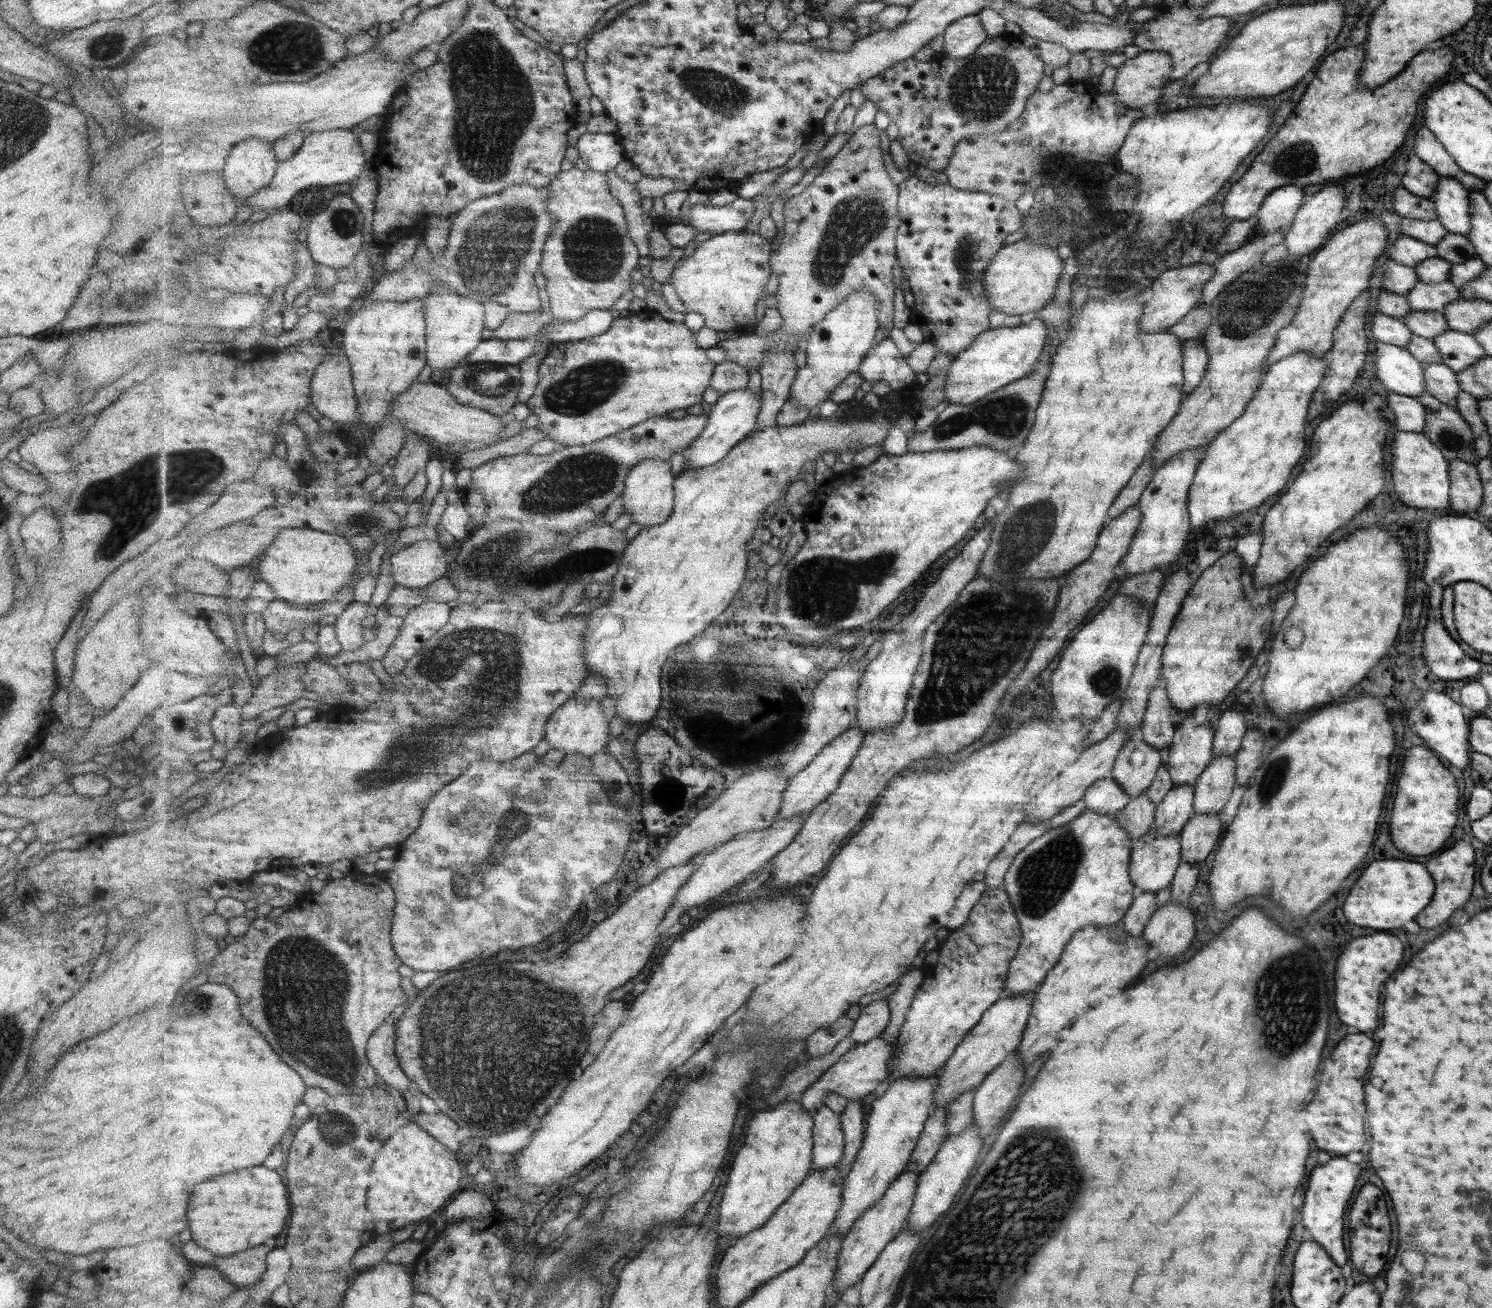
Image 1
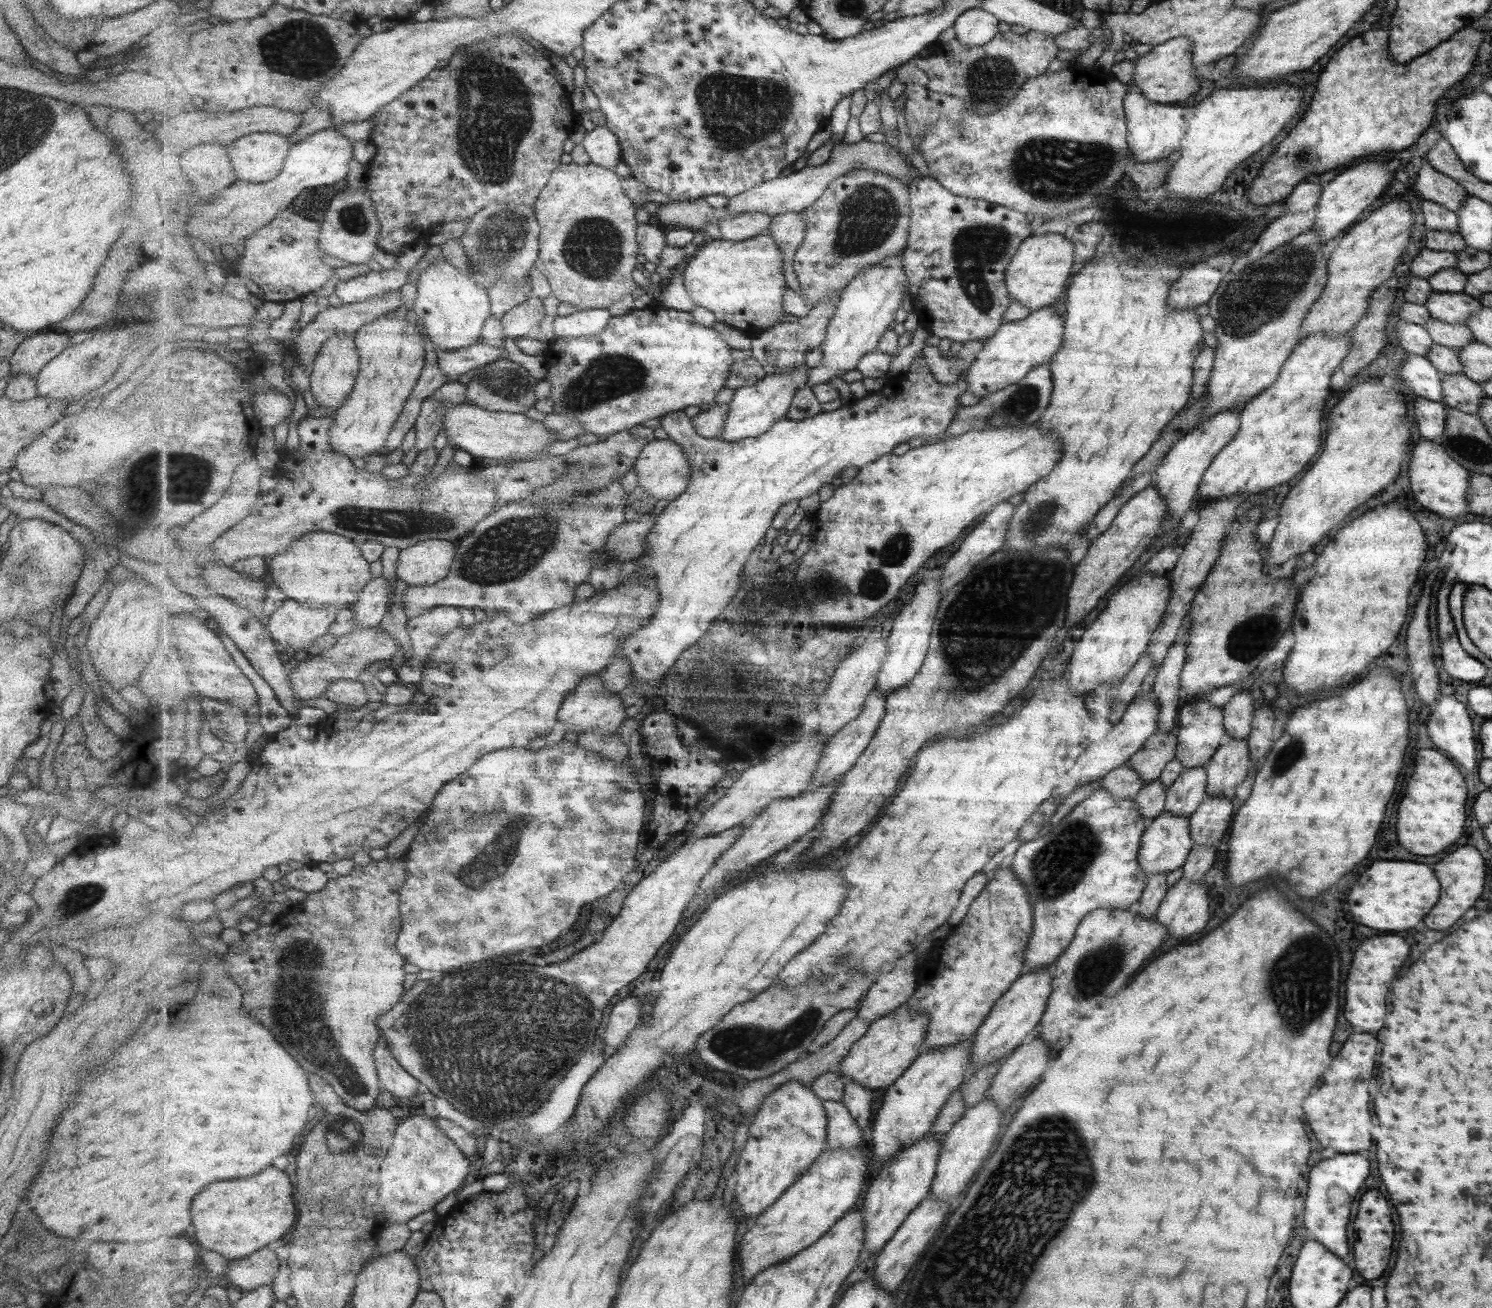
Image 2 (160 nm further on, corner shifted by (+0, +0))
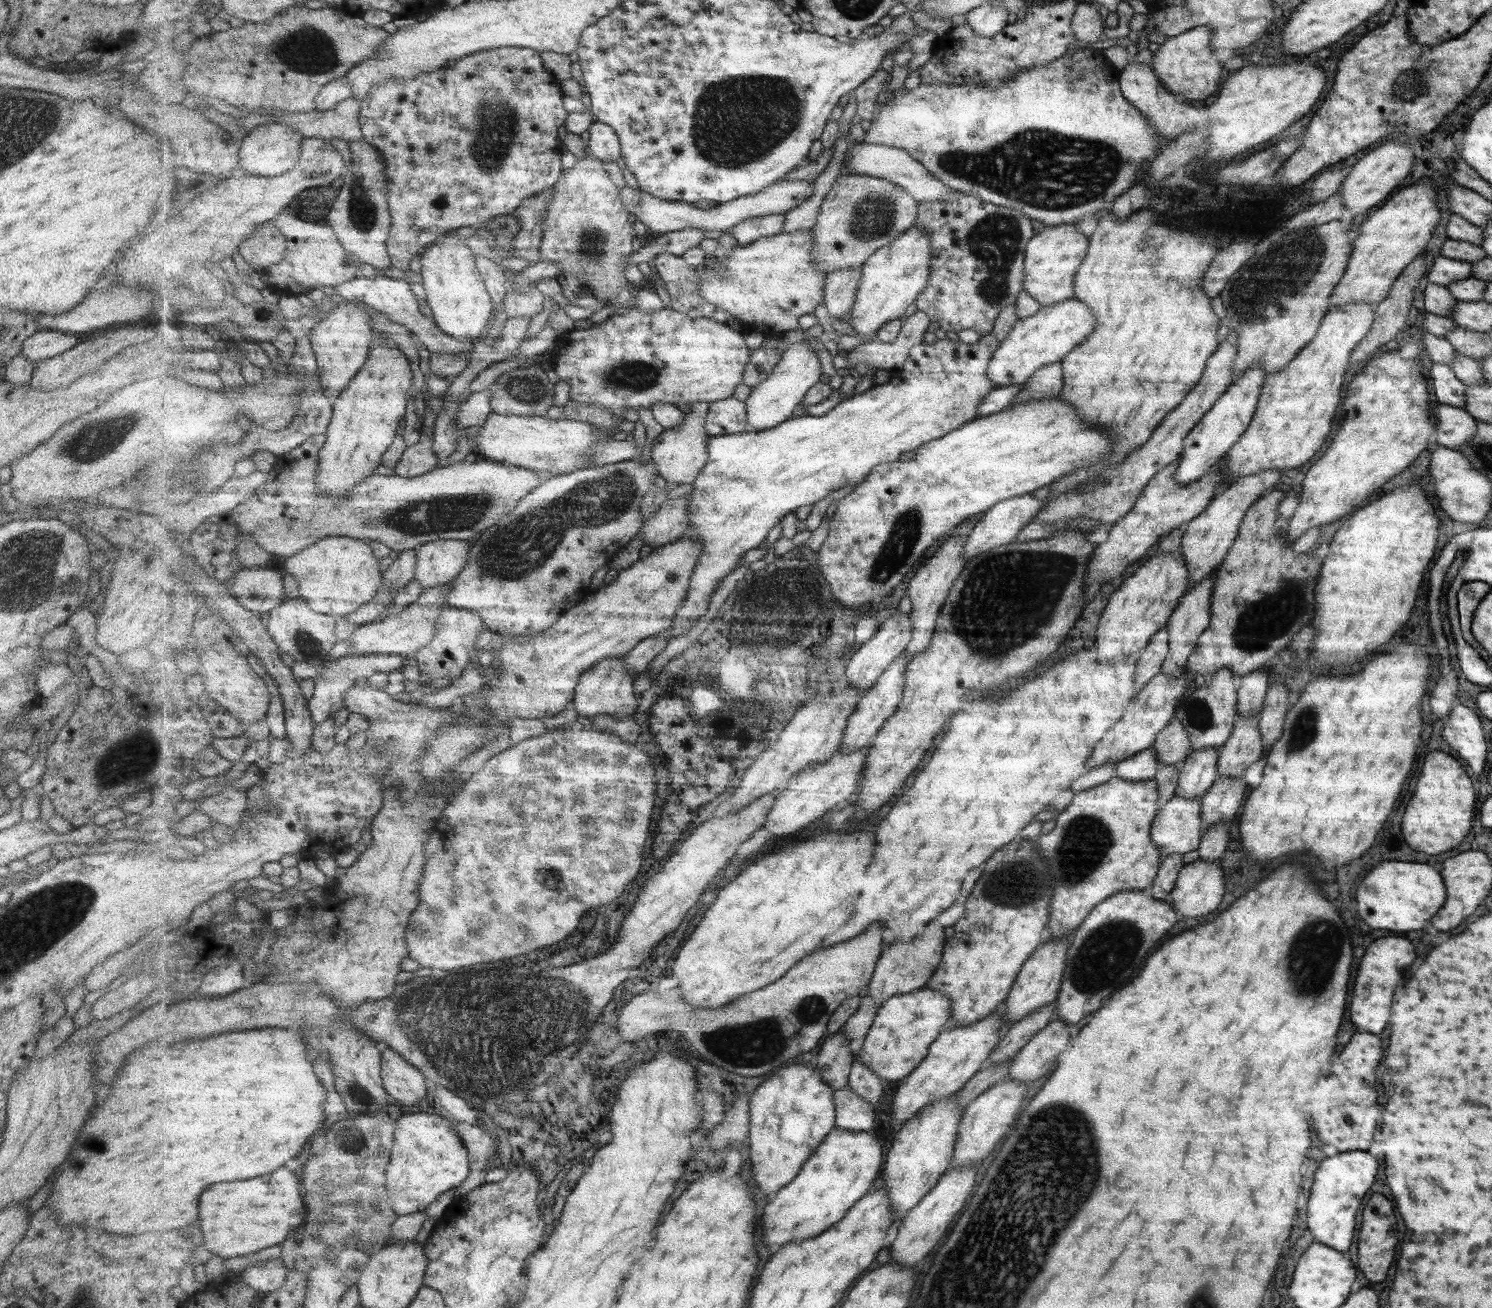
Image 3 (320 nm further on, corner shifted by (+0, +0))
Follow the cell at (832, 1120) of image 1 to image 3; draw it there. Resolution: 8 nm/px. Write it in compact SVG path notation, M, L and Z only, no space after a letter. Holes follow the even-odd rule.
M849 1085L834 1091L838 1104L838 1126L850 1131L871 1130L877 1118L877 1105L867 1102Z

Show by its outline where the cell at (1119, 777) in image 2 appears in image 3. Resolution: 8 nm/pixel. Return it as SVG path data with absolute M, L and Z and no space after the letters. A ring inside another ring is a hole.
M1150 747L1117 762L1115 772L1123 780L1144 781L1153 779L1159 766L1154 748Z

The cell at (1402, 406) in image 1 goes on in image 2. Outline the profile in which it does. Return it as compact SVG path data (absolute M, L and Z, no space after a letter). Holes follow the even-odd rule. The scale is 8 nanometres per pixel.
M1421 397L1413 399L1413 416L1421 438L1434 442L1442 440L1447 421L1444 405L1443 402L1431 402Z

